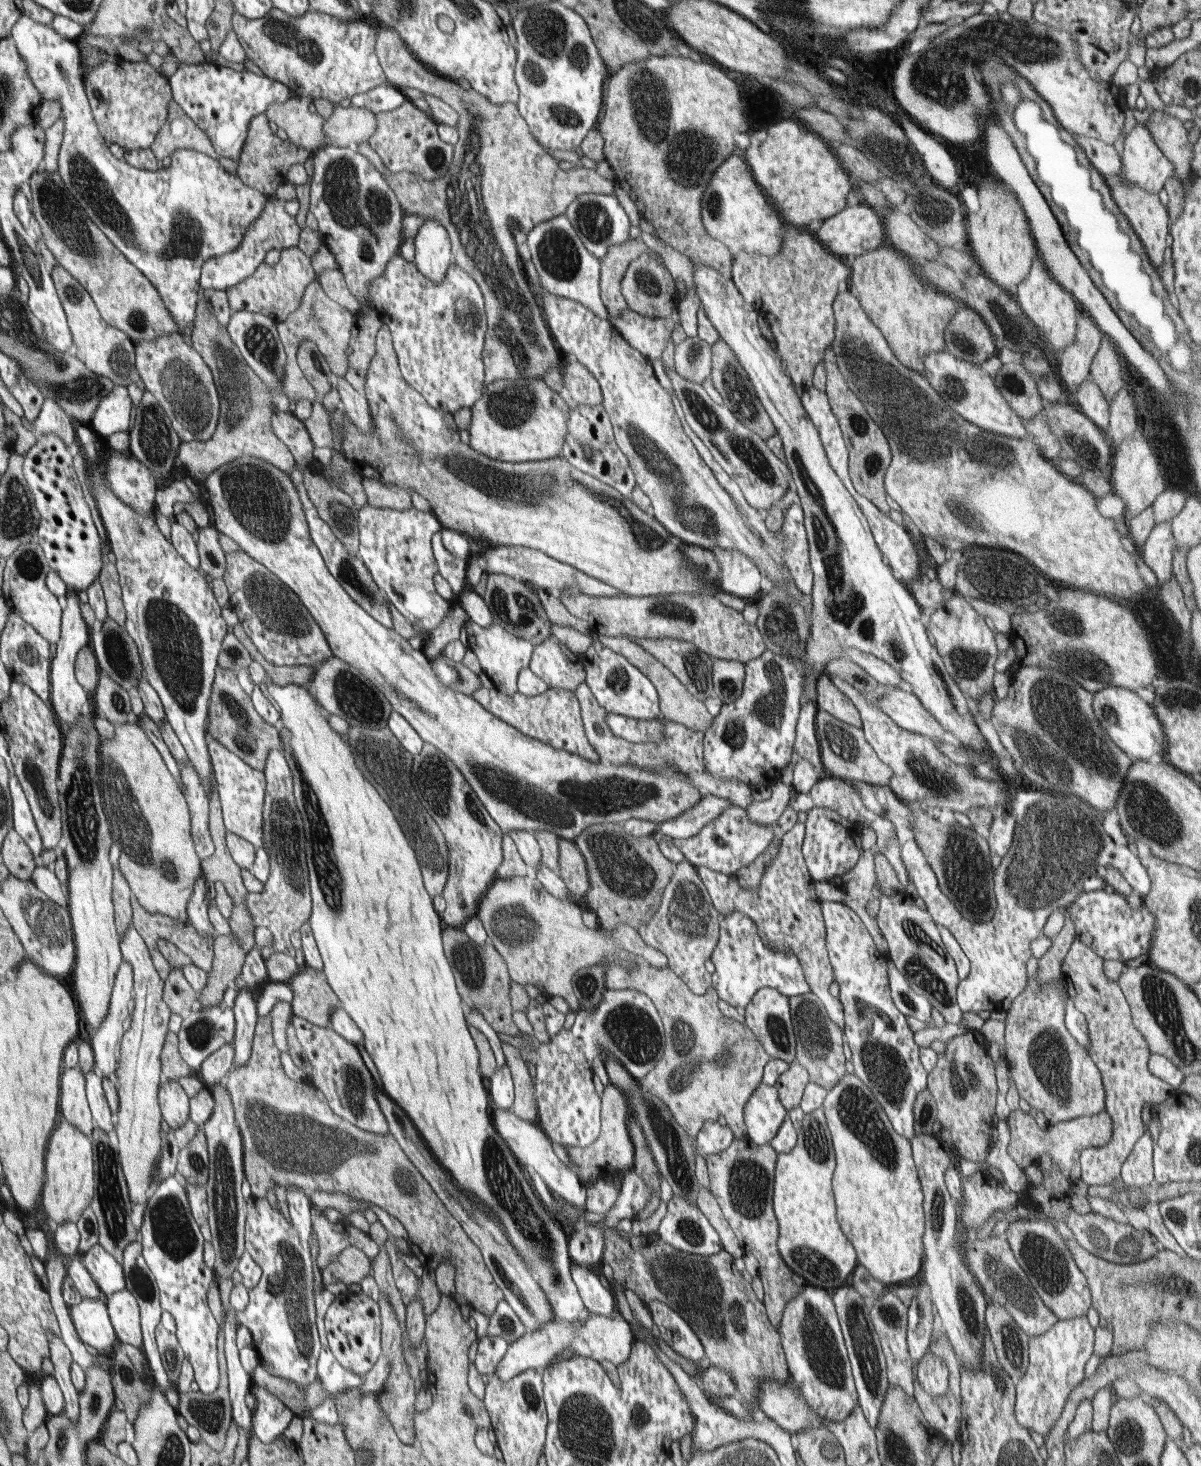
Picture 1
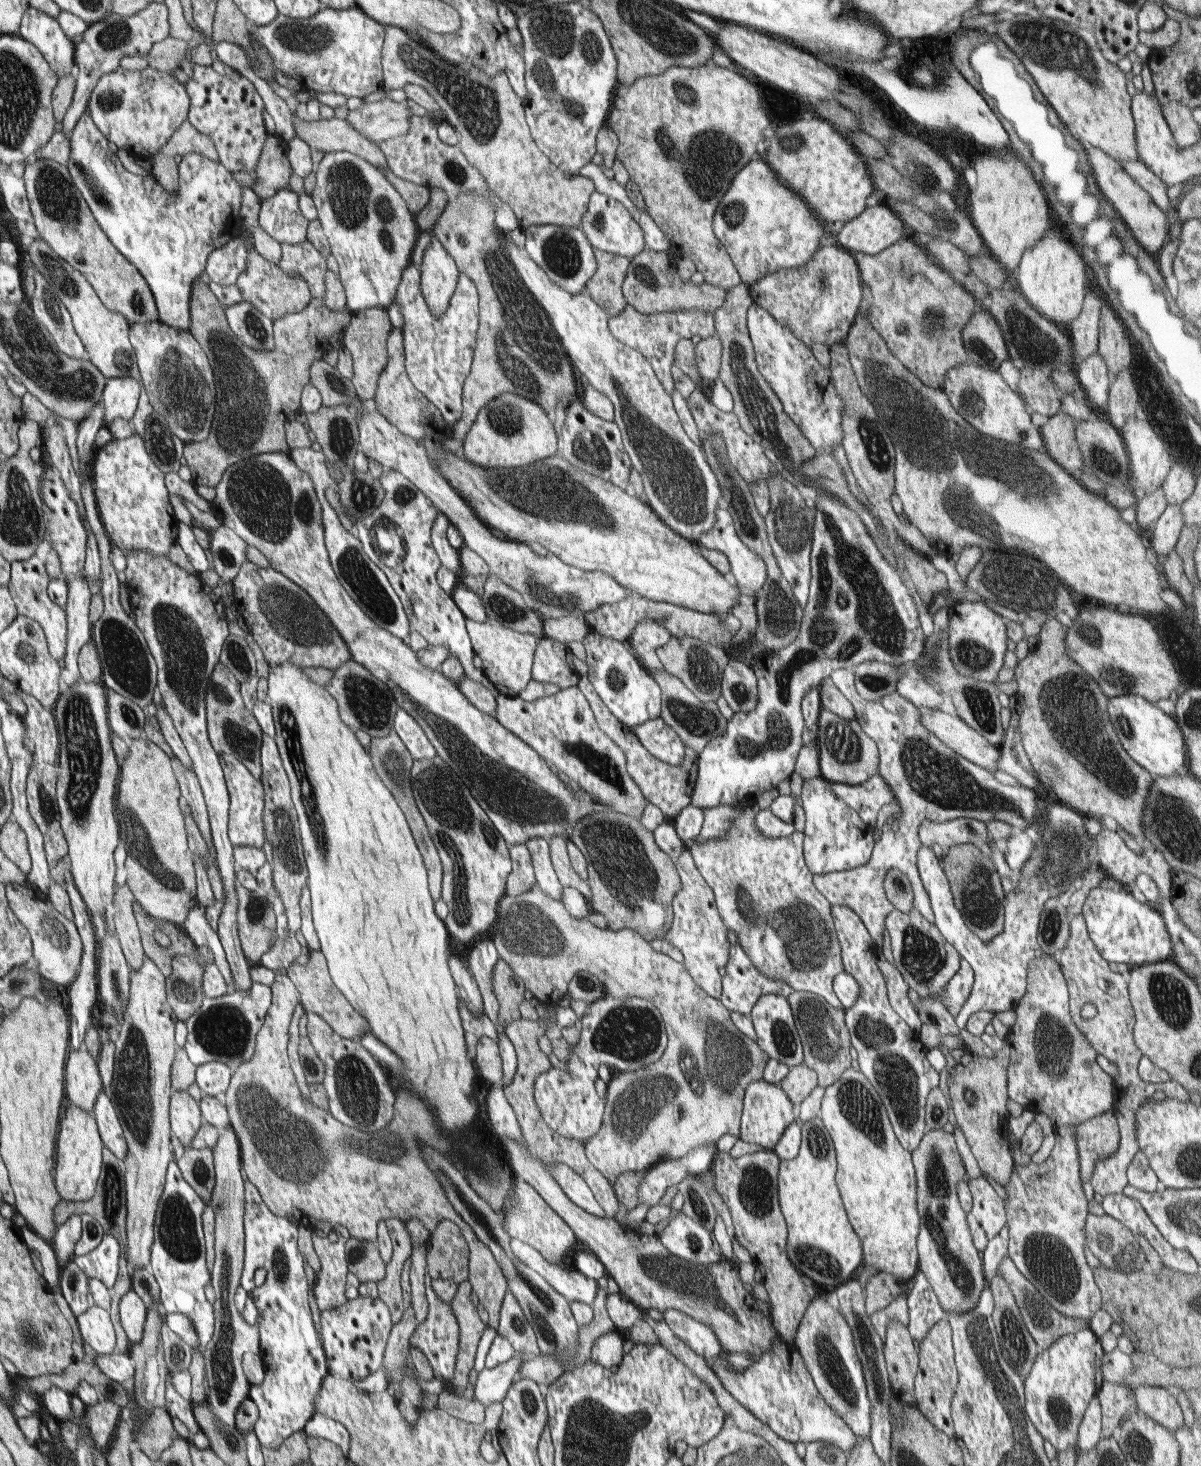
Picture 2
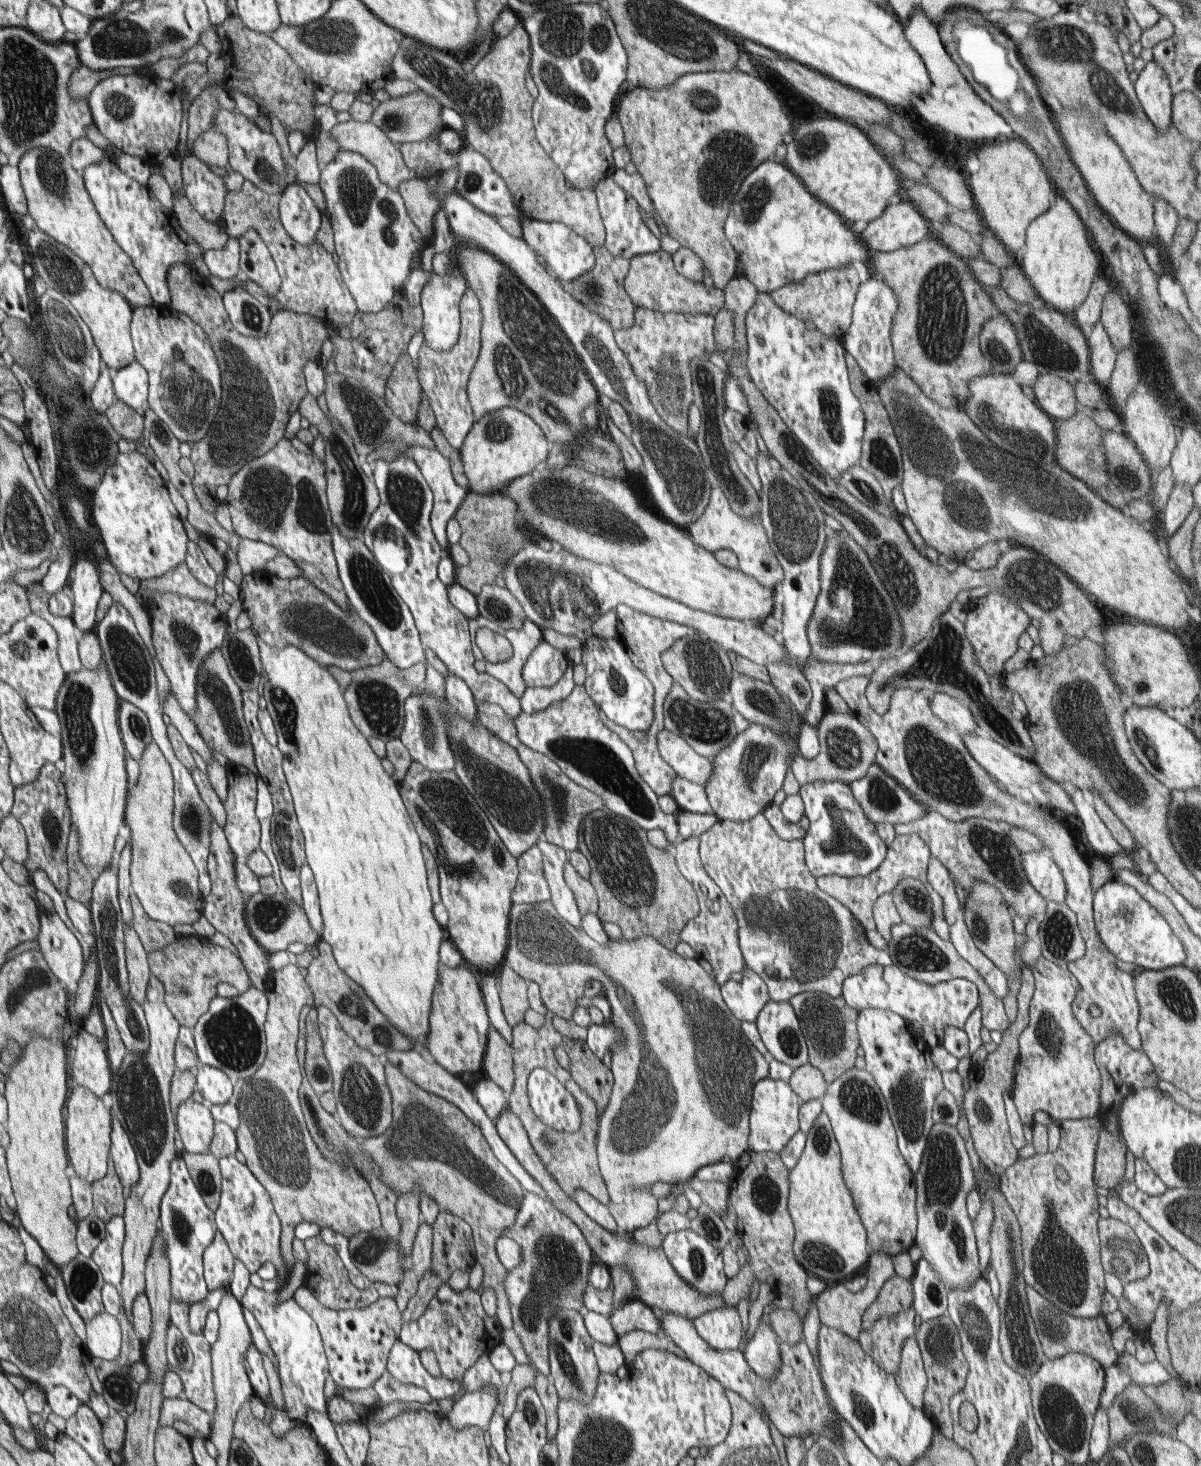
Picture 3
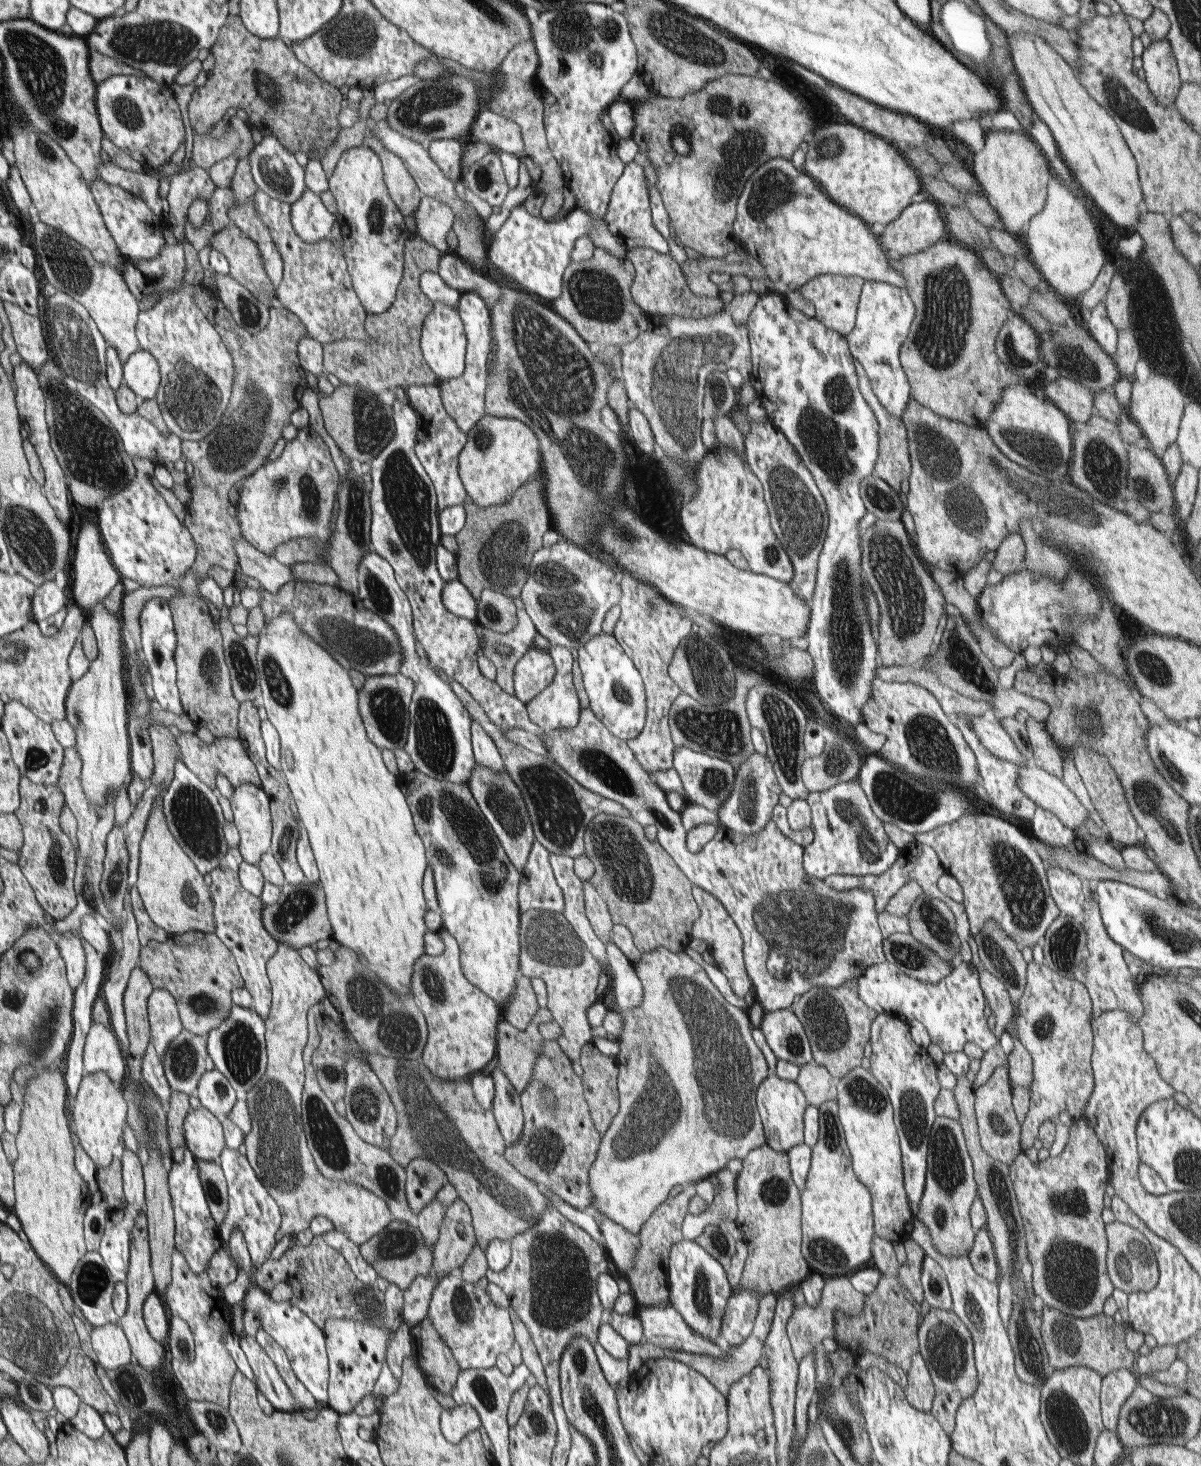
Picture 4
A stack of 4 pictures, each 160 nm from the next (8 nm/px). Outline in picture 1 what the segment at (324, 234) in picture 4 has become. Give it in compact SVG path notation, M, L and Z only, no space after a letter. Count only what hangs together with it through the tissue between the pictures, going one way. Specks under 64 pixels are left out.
M276 195L268 196L267 204L262 210L262 216L252 226L248 226L248 232L244 234L242 244L231 253L212 257L203 265L200 288L226 292L228 288L243 282L255 273L260 263L265 260L267 250L275 248L282 251L285 248L297 246L302 229L298 226L296 218L285 212L285 204L286 201L276 198Z

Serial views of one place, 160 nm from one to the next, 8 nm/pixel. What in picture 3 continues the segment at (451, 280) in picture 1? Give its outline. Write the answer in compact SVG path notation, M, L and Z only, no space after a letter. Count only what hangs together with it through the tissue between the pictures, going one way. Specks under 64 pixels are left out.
M470 287L466 288L459 302L459 311L461 314L459 341L450 350L444 352L432 350L424 342L418 353L420 358L418 374L434 410L436 428L455 449L462 446L468 432L475 424L475 412L468 398L467 384L480 352L483 316L479 299Z

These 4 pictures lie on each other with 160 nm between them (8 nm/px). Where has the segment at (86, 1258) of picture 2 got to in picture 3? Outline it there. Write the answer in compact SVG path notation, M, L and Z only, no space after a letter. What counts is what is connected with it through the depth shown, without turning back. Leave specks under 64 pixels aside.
M117 1216L105 1223L105 1237L90 1257L100 1267L105 1282L118 1288L123 1277L122 1250L126 1237L123 1217Z

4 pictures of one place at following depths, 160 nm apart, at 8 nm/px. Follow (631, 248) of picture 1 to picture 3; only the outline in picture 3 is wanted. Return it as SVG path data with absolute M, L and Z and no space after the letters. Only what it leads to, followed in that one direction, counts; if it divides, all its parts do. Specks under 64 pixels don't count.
M593 247L595 265L576 280L567 284L572 298L583 304L590 312L601 316L614 331L621 328L630 328L635 323L635 310L637 306L630 300L625 292L624 279L629 271L631 259L614 256L606 247Z

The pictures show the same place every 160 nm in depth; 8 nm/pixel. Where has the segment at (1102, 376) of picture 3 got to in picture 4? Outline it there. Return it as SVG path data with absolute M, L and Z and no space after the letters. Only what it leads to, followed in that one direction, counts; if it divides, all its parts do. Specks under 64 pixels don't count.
M1100 302L1096 308L1085 313L1087 331L1099 342L1099 345L1110 355L1117 351L1117 328L1108 316L1106 306Z

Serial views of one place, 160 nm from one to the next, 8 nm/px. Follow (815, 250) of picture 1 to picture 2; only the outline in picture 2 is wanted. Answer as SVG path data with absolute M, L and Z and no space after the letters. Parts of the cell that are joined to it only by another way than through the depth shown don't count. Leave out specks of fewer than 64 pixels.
M830 245L821 247L815 256L813 256L813 258L811 258L811 260L809 260L804 266L799 266L798 268L781 268L778 272L767 274L762 280L758 281L758 283L748 286L748 292L750 292L750 298L752 298L754 304L765 308L778 322L789 326L792 329L792 332L804 342L806 346L810 347L813 342L822 343L829 347L830 354L830 346L836 346L836 344L844 344L844 346L846 346L846 337L848 336L848 331L853 323L855 314L857 313L857 310L859 310L859 304L864 298L865 288L861 282L859 268L854 255L839 246L832 247Z

